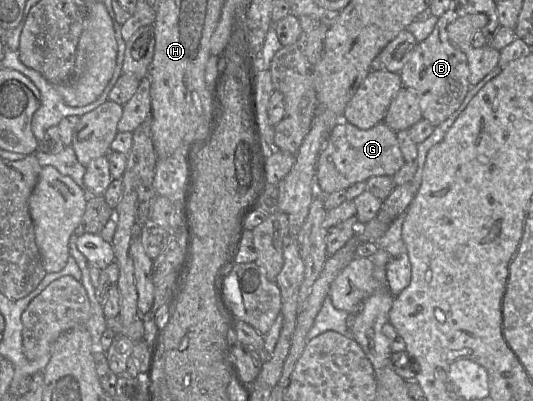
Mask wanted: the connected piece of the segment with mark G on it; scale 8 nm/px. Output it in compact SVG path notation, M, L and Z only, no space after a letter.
M342 120L329 133L316 164L315 187L322 195L346 190L351 185L375 176L393 176L404 166L397 132L384 122L369 129L360 129Z

